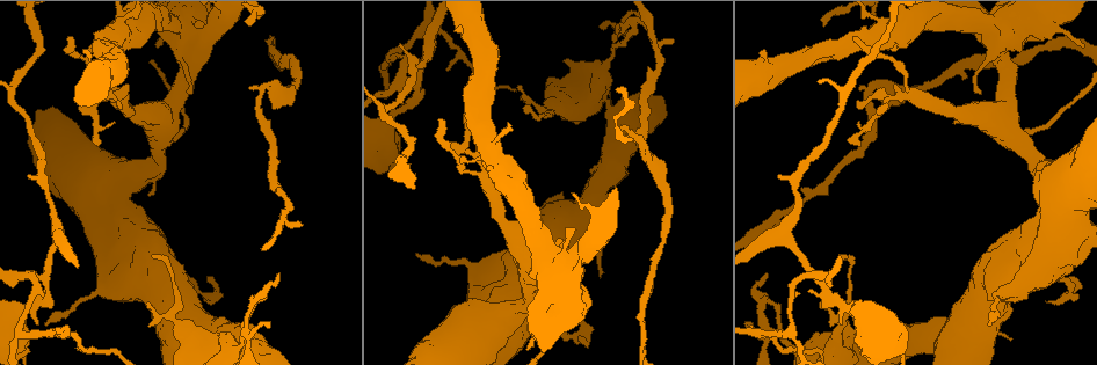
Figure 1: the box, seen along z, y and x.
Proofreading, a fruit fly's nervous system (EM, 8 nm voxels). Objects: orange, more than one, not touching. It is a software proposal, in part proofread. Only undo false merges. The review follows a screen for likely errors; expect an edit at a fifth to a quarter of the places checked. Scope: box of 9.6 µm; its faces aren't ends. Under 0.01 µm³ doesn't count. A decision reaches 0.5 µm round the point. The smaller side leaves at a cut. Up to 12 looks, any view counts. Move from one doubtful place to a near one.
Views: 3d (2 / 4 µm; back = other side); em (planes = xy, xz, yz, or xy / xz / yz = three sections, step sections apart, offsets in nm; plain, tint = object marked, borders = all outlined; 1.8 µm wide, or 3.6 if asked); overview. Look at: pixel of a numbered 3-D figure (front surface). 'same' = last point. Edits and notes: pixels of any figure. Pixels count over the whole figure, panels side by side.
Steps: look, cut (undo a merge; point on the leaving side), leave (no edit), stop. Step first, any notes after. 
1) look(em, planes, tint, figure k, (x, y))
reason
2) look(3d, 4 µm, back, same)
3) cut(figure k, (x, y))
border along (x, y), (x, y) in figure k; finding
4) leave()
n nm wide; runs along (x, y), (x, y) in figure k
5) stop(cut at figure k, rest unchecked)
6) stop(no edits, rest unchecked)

look(3d, 4 µm, back, figure 1, (388, 53))
abrupt turn

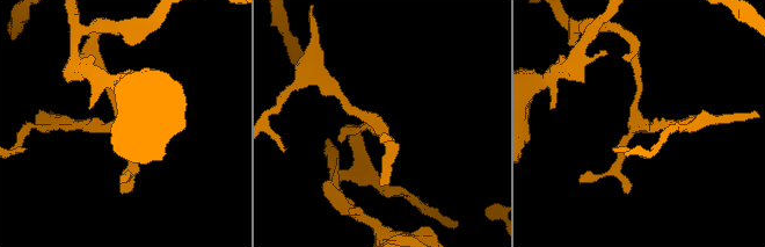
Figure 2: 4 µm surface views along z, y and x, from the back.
look(em, planes, tint, figure 2, (638, 121))
3 arms; shape alone is not enough

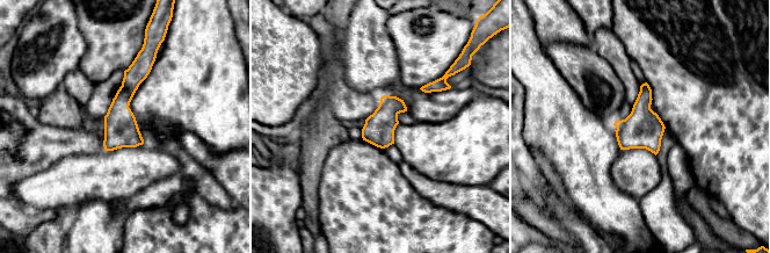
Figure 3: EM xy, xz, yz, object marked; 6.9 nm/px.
leave()
one neuron here

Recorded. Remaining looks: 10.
look(3d, 2 µm, back, figure 1, (244, 334))
thick turns thin

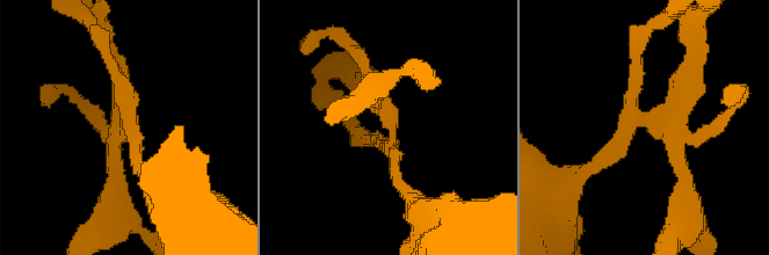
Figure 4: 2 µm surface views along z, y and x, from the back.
look(em, xz, step 8, tint, figure 4, (391, 114))
now the EM

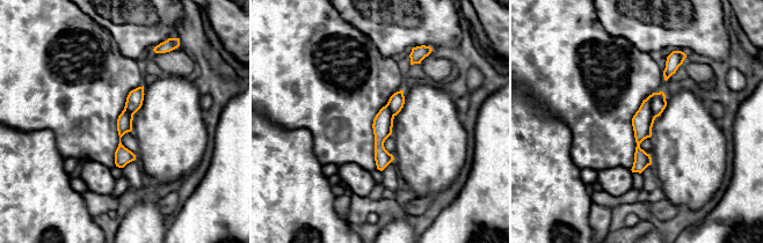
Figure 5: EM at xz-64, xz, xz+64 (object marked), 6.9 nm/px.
look(em, planes, tint, same)

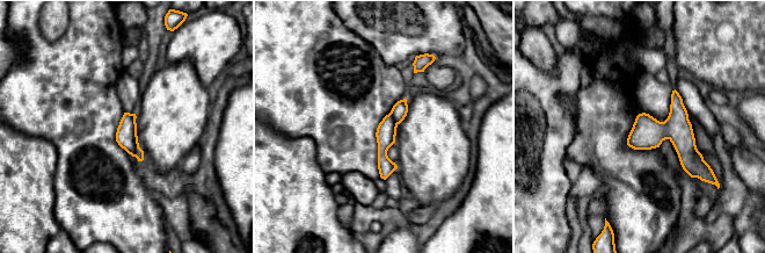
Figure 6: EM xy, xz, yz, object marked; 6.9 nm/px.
cut(figure 6, (386, 131))
border along (390, 113), (396, 124) in figure 6; a second neuron is stuck on

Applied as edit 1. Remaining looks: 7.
look(overview)

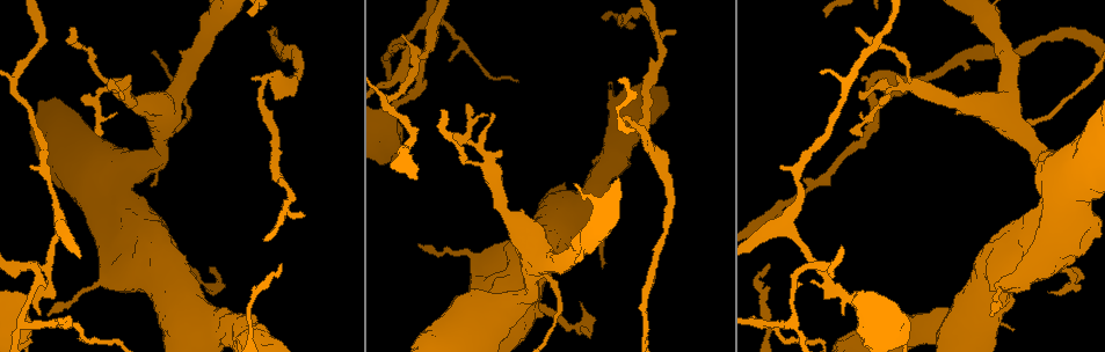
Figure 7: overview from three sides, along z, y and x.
look(em, planes, plain, figure 7, (824, 342))
sharp bend

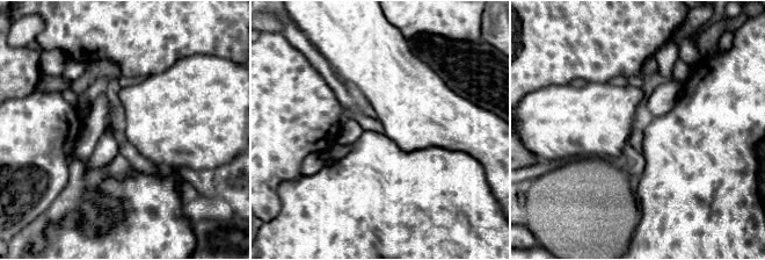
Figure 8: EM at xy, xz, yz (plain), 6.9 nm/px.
look(em, planes, tint, same)
with the object marked

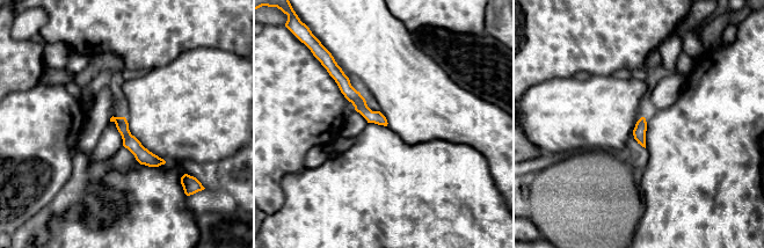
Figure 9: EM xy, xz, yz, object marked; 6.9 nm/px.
leave()
90 nm wide; runs along (339, 71), (359, 104), (384, 122) in figure 9; all the same neuron

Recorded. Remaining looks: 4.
look(em, xy, step 4, tint, figure 7, (93, 99))
thick turns thin

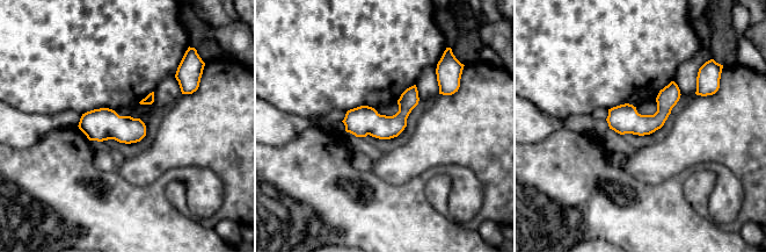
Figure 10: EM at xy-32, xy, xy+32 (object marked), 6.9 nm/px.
leave()
runs along (414, 90), (391, 124), (348, 128) in figure 10; all the same neuron

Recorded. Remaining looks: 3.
look(3d, 4 µm, figure 7, (277, 81))
sharp bend

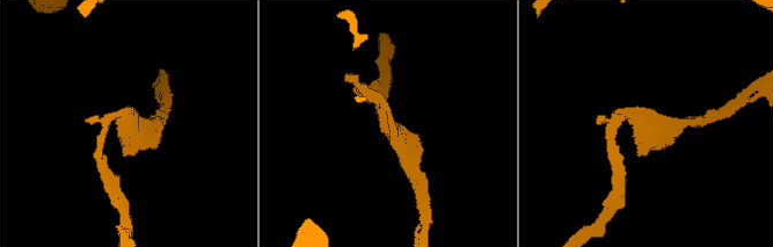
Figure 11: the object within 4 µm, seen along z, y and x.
look(em, planes, tint, figure 11, (127, 127))

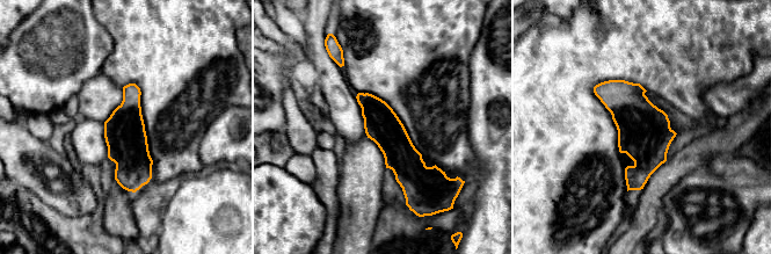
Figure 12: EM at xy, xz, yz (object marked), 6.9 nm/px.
leave()
runs along (361, 95), (407, 164), (407, 191) in figure 12; all the same neuron

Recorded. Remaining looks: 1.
stop(cut at figure 6, rest unchecked)

